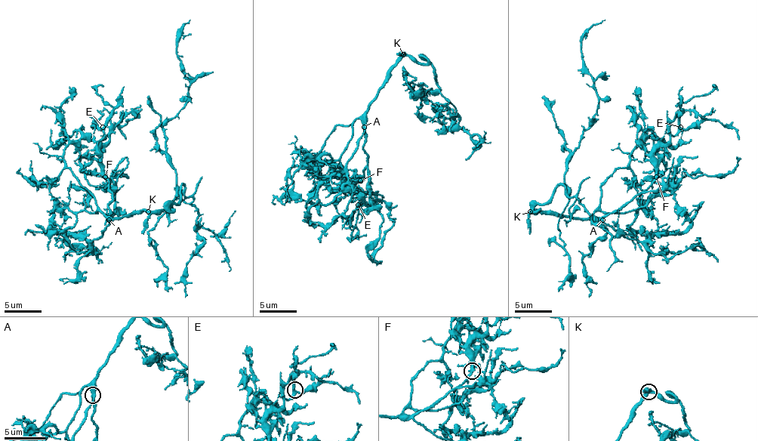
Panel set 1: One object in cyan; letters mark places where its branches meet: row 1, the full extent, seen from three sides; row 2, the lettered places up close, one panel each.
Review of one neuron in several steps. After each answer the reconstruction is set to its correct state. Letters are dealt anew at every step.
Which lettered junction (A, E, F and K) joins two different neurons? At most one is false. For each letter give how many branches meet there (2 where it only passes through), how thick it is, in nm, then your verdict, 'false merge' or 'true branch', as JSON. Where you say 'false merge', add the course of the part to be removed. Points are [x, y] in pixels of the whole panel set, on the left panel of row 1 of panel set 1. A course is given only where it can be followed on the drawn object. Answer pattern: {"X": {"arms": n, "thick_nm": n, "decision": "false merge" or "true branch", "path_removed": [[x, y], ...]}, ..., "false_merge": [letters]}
{"A": {"arms": 3, "thick_nm": 280, "decision": "true branch"}, "E": {"arms": 3, "thick_nm": 240, "decision": "true branch"}, "F": {"arms": 3, "thick_nm": 260, "decision": "true branch"}, "K": {"arms": 3, "thick_nm": 260, "decision": "true branch"}, "false_merge": []}

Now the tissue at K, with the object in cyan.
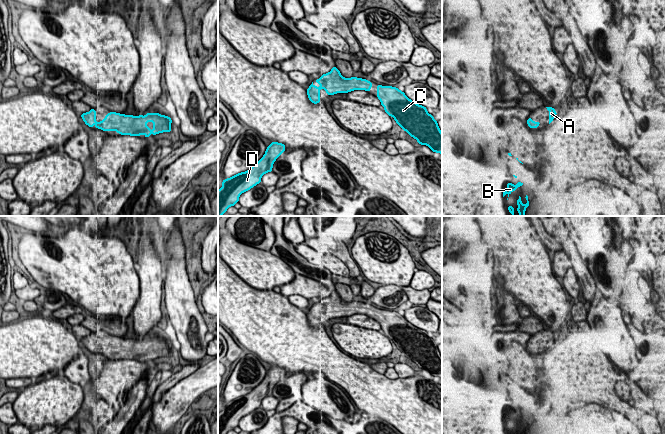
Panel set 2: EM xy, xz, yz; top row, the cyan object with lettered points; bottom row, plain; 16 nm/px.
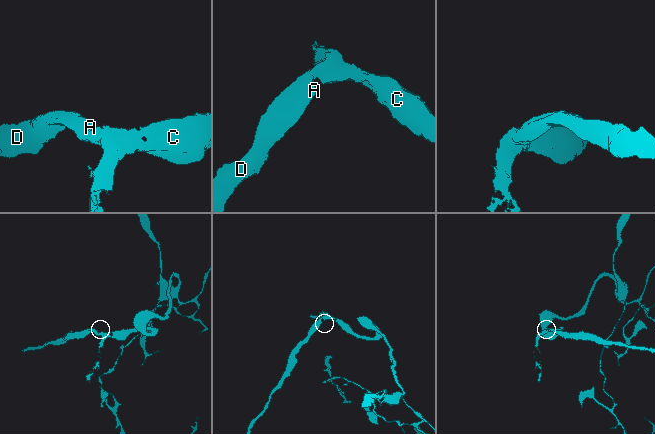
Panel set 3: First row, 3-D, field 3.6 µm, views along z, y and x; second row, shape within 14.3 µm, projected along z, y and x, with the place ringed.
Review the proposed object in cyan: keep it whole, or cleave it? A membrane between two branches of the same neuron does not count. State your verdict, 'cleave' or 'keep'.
keep

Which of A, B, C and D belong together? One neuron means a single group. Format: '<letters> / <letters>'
A B C D

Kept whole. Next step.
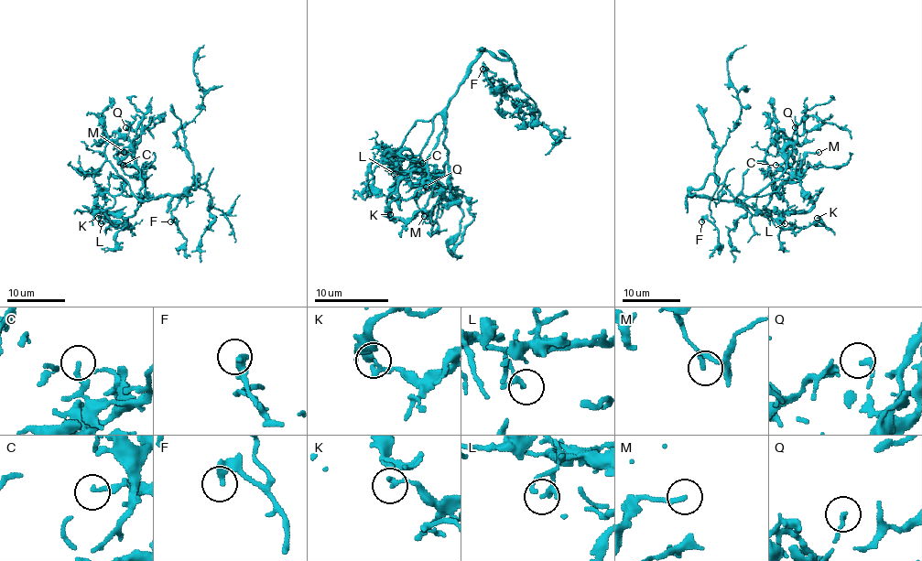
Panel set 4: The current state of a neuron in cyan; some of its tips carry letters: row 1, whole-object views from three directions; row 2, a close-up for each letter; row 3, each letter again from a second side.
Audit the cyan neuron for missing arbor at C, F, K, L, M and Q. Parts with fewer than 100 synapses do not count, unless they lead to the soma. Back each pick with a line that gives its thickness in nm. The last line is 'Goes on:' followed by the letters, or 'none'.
Goes on: none

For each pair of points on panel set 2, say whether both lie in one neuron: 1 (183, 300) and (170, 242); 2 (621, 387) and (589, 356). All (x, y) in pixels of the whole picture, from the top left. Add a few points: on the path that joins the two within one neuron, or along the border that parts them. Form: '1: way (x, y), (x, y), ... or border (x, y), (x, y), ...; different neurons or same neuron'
1: way (177, 286), (173, 256); same neuron
2: border (615, 381), (615, 392), (620, 398); different neurons

